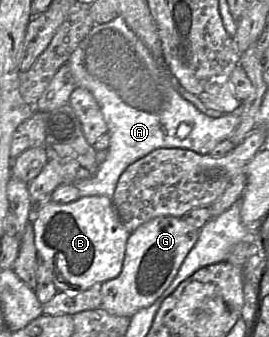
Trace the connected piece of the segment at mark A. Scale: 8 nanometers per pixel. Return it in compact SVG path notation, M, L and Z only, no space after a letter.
M120 16L94 25L66 65L77 87L87 89L99 104L109 135L108 154L96 174L73 183L81 197L104 196L112 199L126 168L157 149L181 148L210 155L218 143L229 139L239 124L242 105L232 113L211 118L184 99L169 83L166 72L161 70L149 49Z

